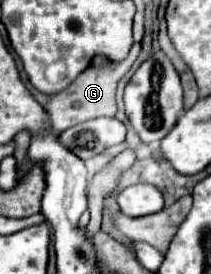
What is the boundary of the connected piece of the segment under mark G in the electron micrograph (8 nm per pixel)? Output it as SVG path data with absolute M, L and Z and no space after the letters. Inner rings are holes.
M128 53L126 59L122 61L112 61L108 59L108 67L88 67L86 71L82 71L82 75L68 87L64 89L60 95L44 95L40 91L36 91L24 77L24 83L28 87L28 91L36 97L36 101L40 105L46 107L48 119L50 119L50 131L54 135L60 135L62 131L66 131L68 127L74 127L78 123L84 123L88 119L96 119L96 117L114 117L116 115L116 83L118 79L132 67L132 63L138 59L140 53Z

